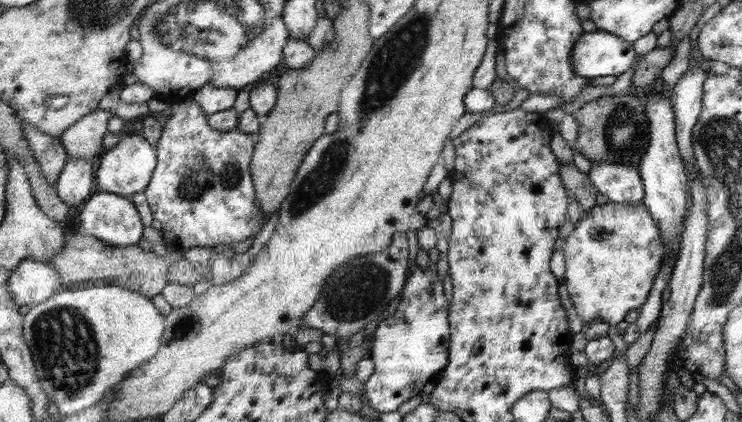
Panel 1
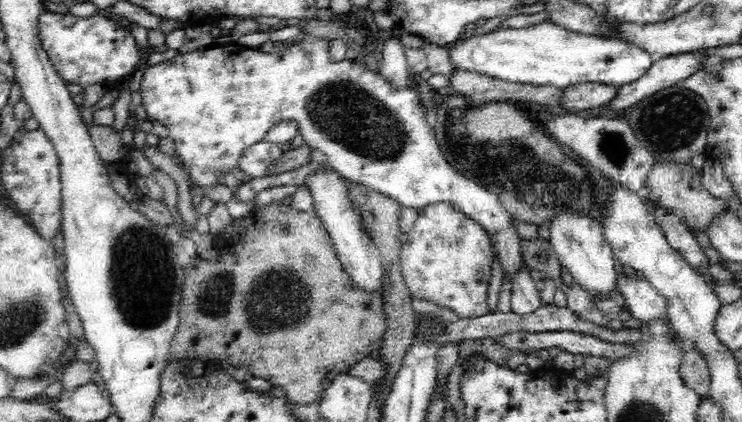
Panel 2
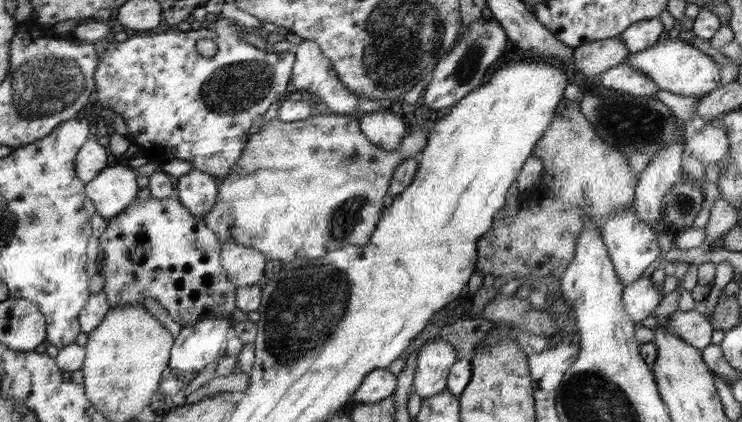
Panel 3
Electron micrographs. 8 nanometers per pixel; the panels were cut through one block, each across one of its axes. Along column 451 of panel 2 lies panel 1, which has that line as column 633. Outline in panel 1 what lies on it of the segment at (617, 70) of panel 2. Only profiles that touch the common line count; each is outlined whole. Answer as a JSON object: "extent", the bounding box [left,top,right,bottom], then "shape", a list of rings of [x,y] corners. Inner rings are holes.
{"extent":[572,32,638,80],"shape":[[[584,32],[580,40],[576,41],[572,66],[576,74],[590,80],[602,76],[621,77],[630,70],[634,56],[638,58],[632,45],[633,43],[610,32]]]}

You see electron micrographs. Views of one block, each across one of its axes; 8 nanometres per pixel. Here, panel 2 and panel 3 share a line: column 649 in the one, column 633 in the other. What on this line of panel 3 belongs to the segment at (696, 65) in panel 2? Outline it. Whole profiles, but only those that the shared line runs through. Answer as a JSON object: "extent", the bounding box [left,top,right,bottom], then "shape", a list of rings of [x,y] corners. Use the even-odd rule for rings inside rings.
{"extent":[597,62,659,98],"shape":[[[624,62],[597,76],[607,89],[630,94],[632,97],[651,98],[659,92],[659,88],[647,75],[641,74],[637,69],[632,69]]]}

